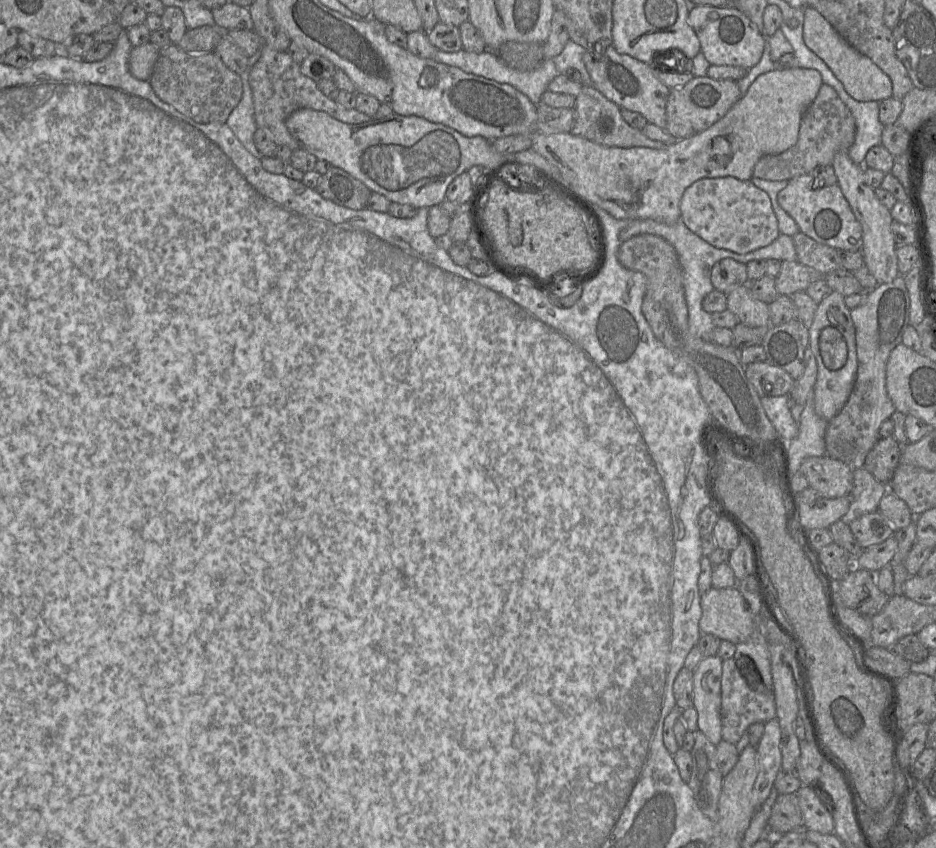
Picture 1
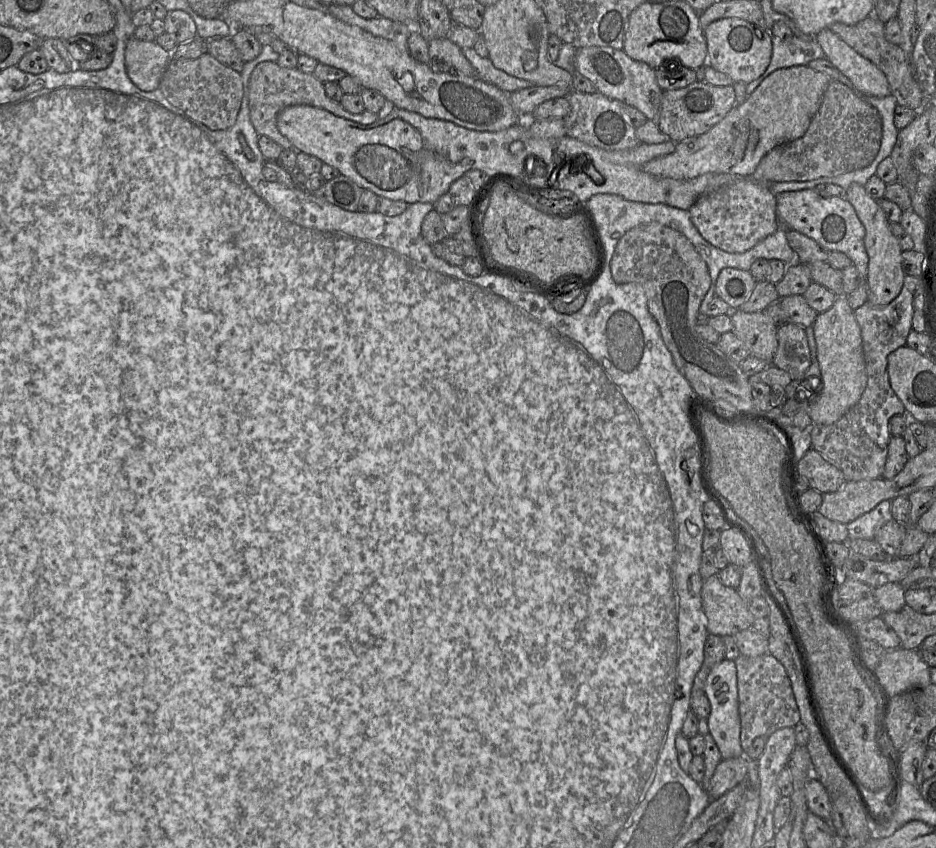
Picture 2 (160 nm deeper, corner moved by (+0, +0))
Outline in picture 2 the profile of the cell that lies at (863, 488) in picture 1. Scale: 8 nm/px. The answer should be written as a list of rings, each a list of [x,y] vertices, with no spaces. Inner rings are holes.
[[[884,500],[871,511],[846,525],[849,538],[874,540],[876,532],[891,520],[891,501]]]

